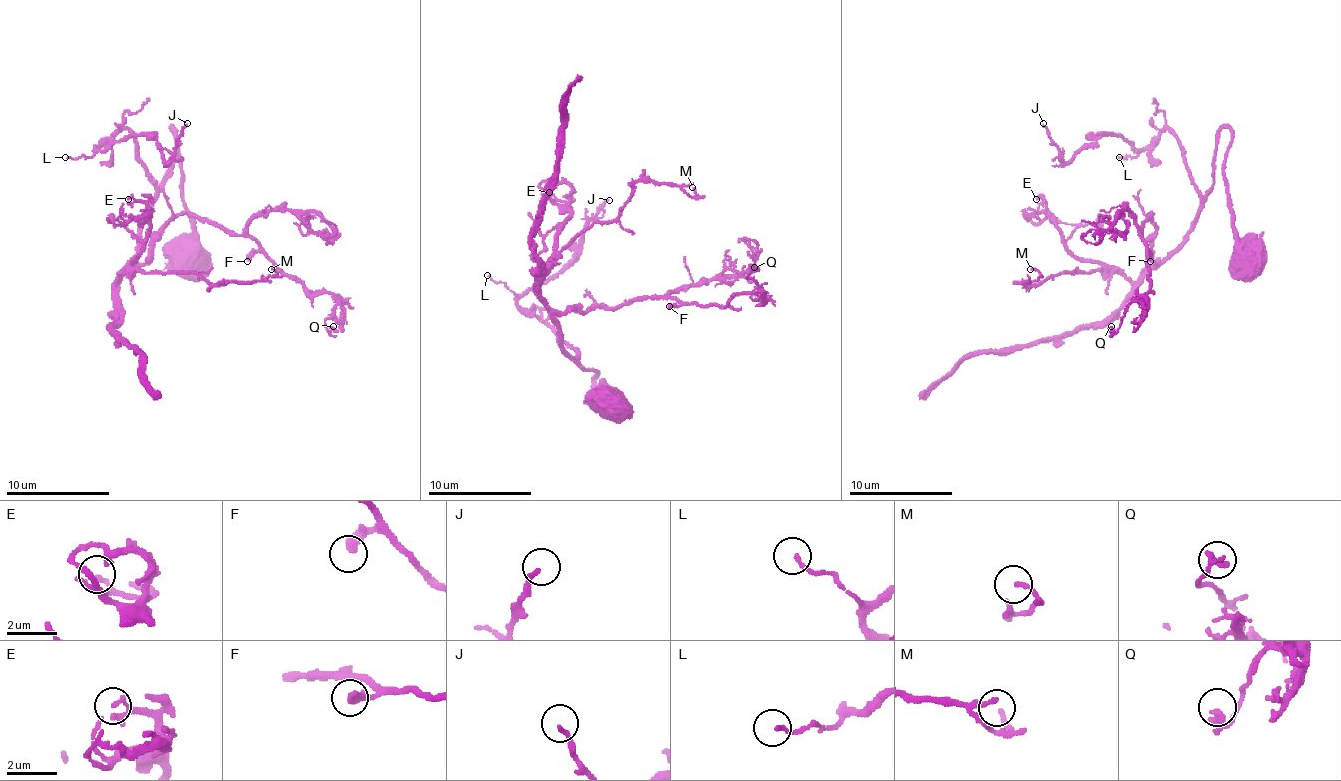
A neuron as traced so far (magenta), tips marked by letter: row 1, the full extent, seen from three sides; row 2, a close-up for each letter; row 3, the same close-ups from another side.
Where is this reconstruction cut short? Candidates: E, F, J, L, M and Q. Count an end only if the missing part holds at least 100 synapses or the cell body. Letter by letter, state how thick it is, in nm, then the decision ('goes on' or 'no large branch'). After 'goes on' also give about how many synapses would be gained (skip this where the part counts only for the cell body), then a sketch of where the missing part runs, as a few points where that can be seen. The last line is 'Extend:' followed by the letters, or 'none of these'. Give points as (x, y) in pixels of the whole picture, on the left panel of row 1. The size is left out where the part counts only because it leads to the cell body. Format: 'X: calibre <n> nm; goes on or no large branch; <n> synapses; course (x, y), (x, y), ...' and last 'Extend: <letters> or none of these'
E: calibre 160 nm; no large branch
F: calibre 340 nm; no large branch
J: calibre 170 nm; no large branch
L: calibre 170 nm; no large branch
M: calibre 160 nm; no large branch
Q: calibre 200 nm; no large branch
Extend: none of these

